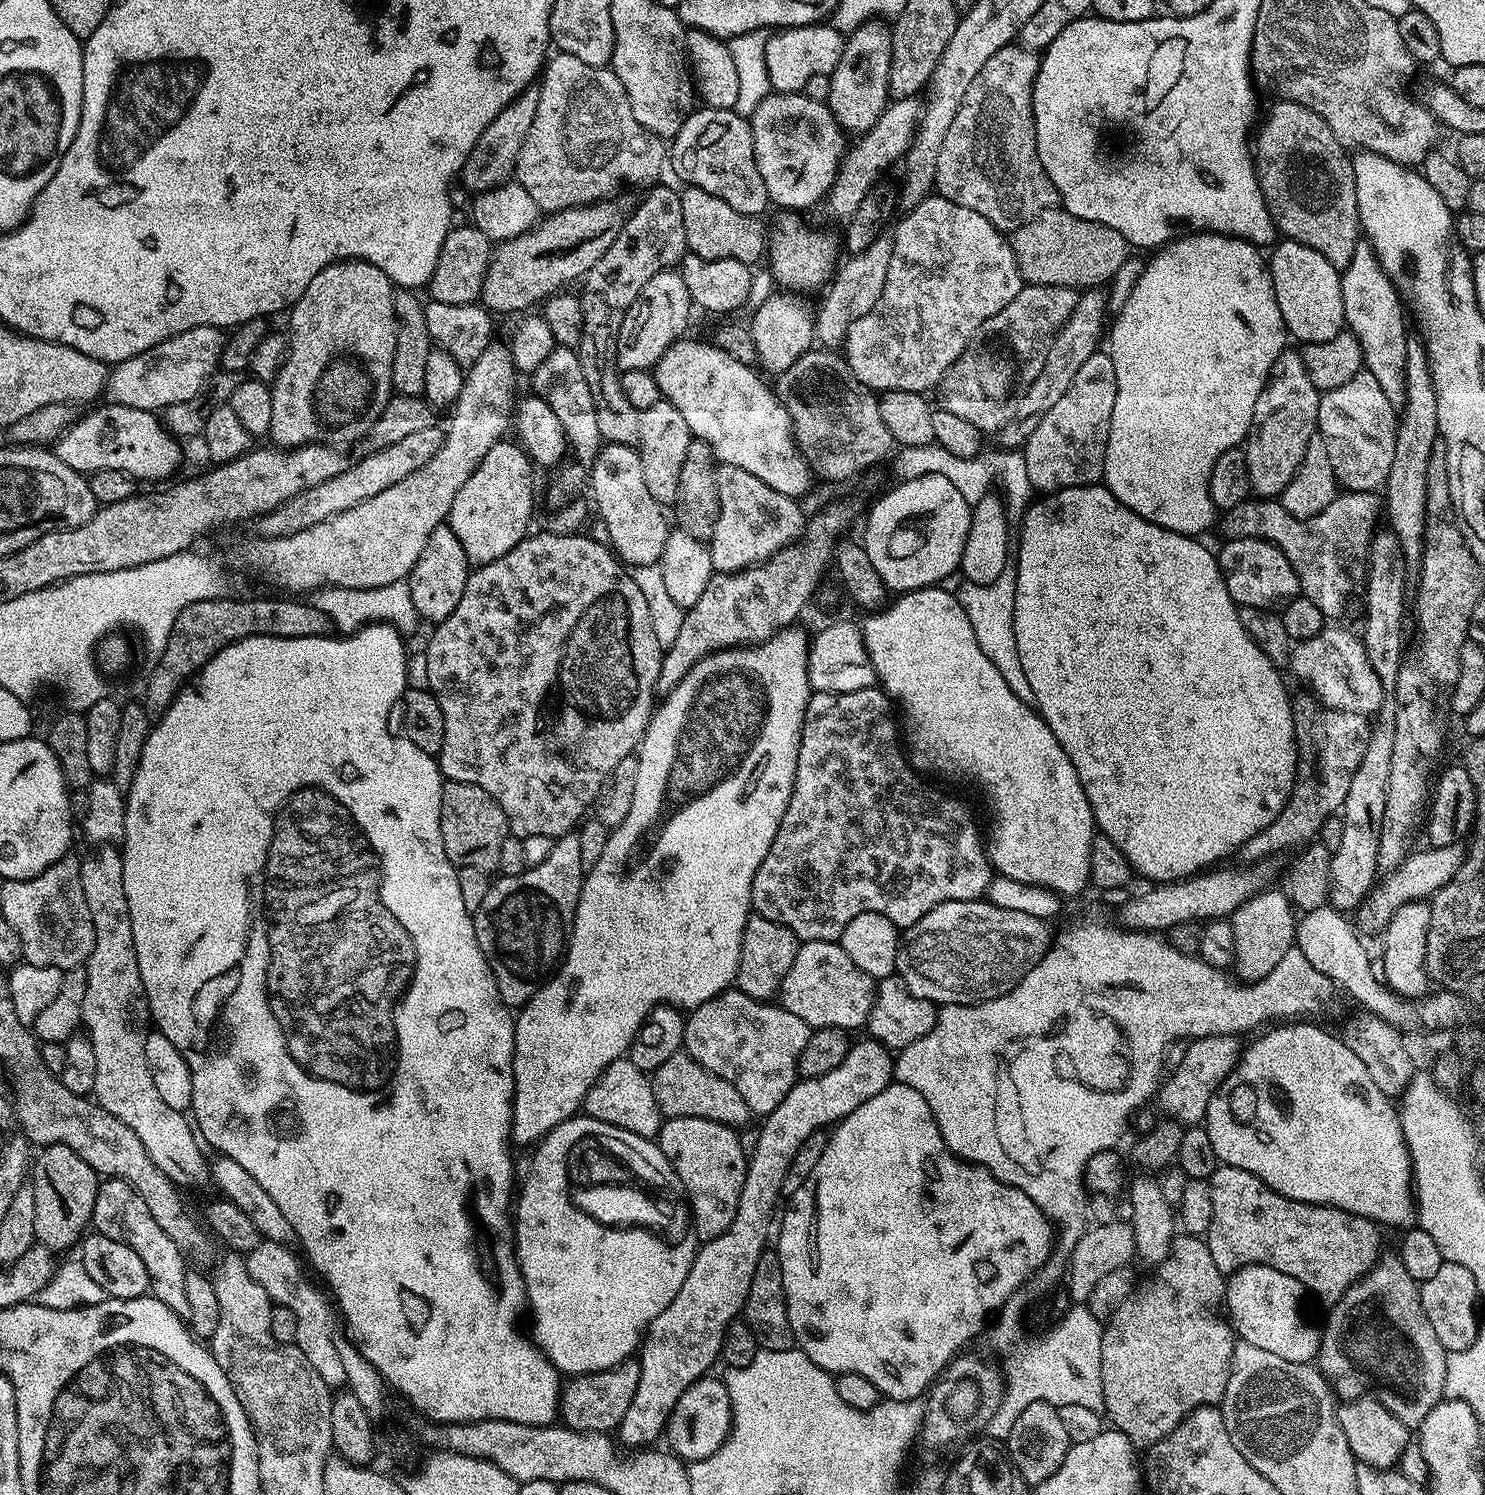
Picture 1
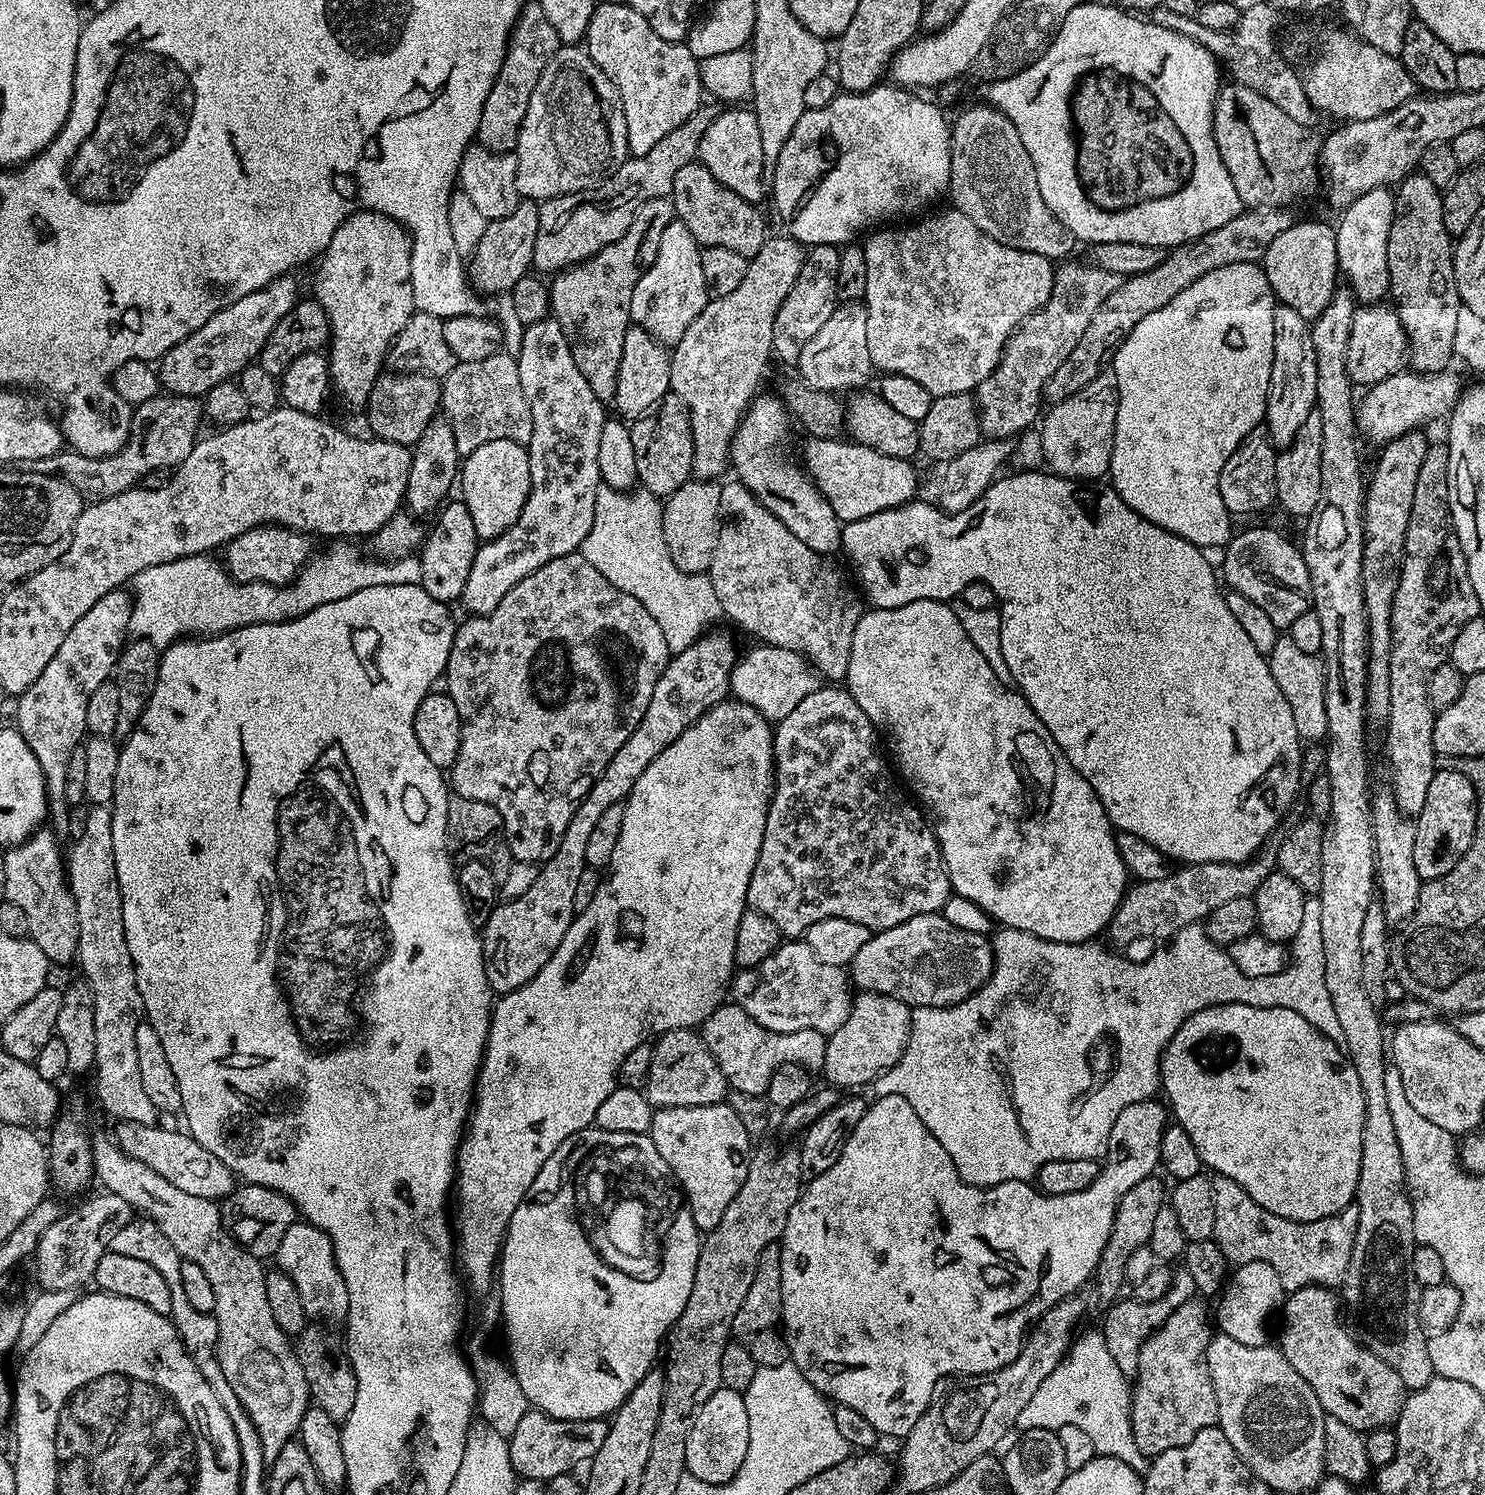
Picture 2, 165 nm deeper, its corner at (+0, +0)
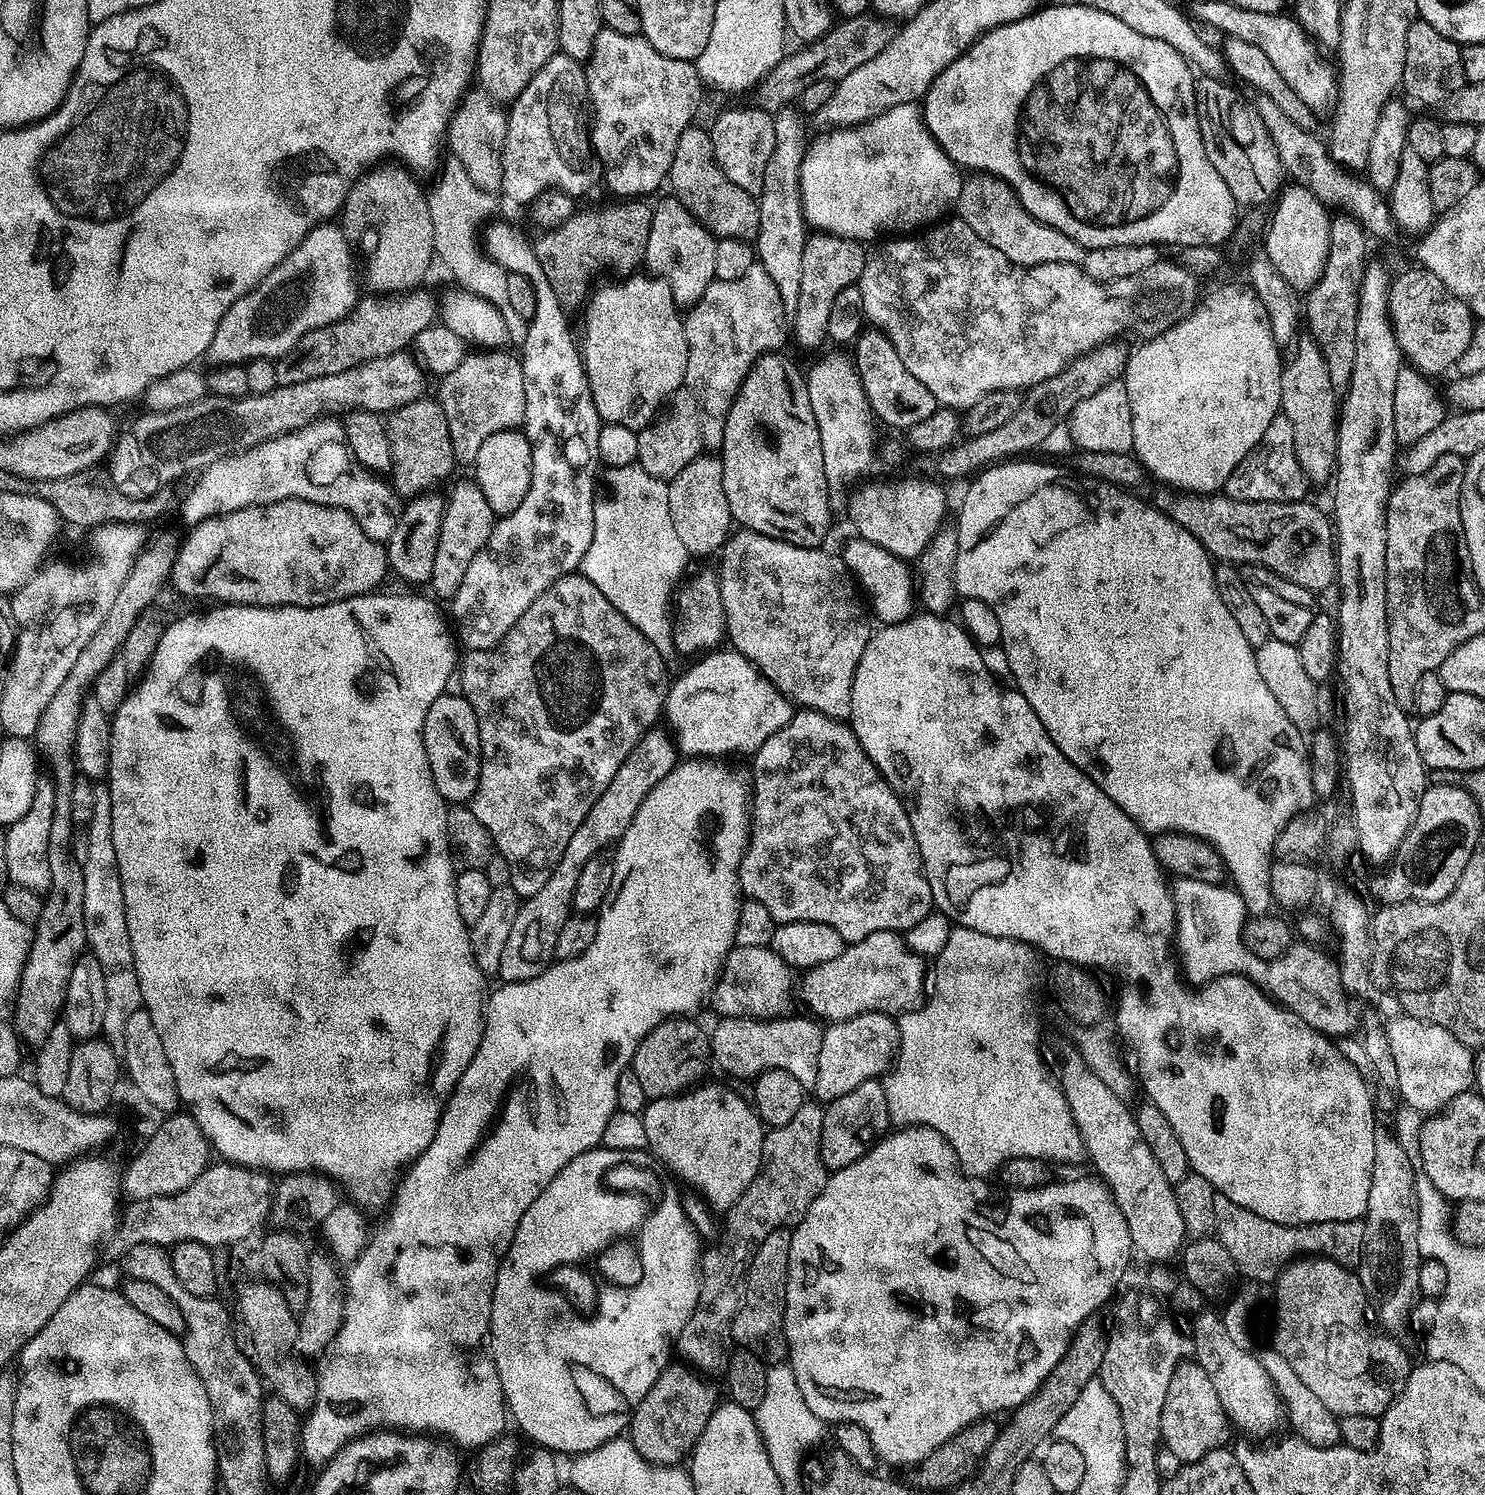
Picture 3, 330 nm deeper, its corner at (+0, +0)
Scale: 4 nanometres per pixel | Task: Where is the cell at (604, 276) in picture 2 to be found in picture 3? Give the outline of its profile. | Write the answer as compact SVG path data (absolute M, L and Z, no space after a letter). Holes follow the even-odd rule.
M640 198L616 203L620 204L596 208L593 212L573 211L571 218L563 220L557 228L535 237L534 247L542 265L542 274L546 274L554 294L558 294L558 302L565 310L573 310L580 303L581 307L589 299L592 279L599 272L613 268L617 277L627 278L643 265L646 242L650 238L653 205Z

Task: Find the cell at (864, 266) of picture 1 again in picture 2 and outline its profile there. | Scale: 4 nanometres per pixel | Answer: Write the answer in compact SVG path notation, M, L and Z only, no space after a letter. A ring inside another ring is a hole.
M860 302L837 303L834 314L826 318L822 330L802 346L798 365L799 379L805 380L814 390L829 394L855 393L874 375L870 362L870 349L866 346L866 310Z

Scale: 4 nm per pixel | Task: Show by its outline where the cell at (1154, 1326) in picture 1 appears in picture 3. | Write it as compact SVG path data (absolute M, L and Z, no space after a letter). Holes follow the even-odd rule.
M1182 1362L1170 1378L1170 1390L1166 1390L1166 1402L1162 1406L1162 1426L1160 1438L1163 1447L1168 1447L1170 1455L1180 1464L1192 1464L1198 1458L1218 1450L1229 1442L1230 1421L1224 1412L1222 1402L1214 1391L1210 1374L1195 1362Z

